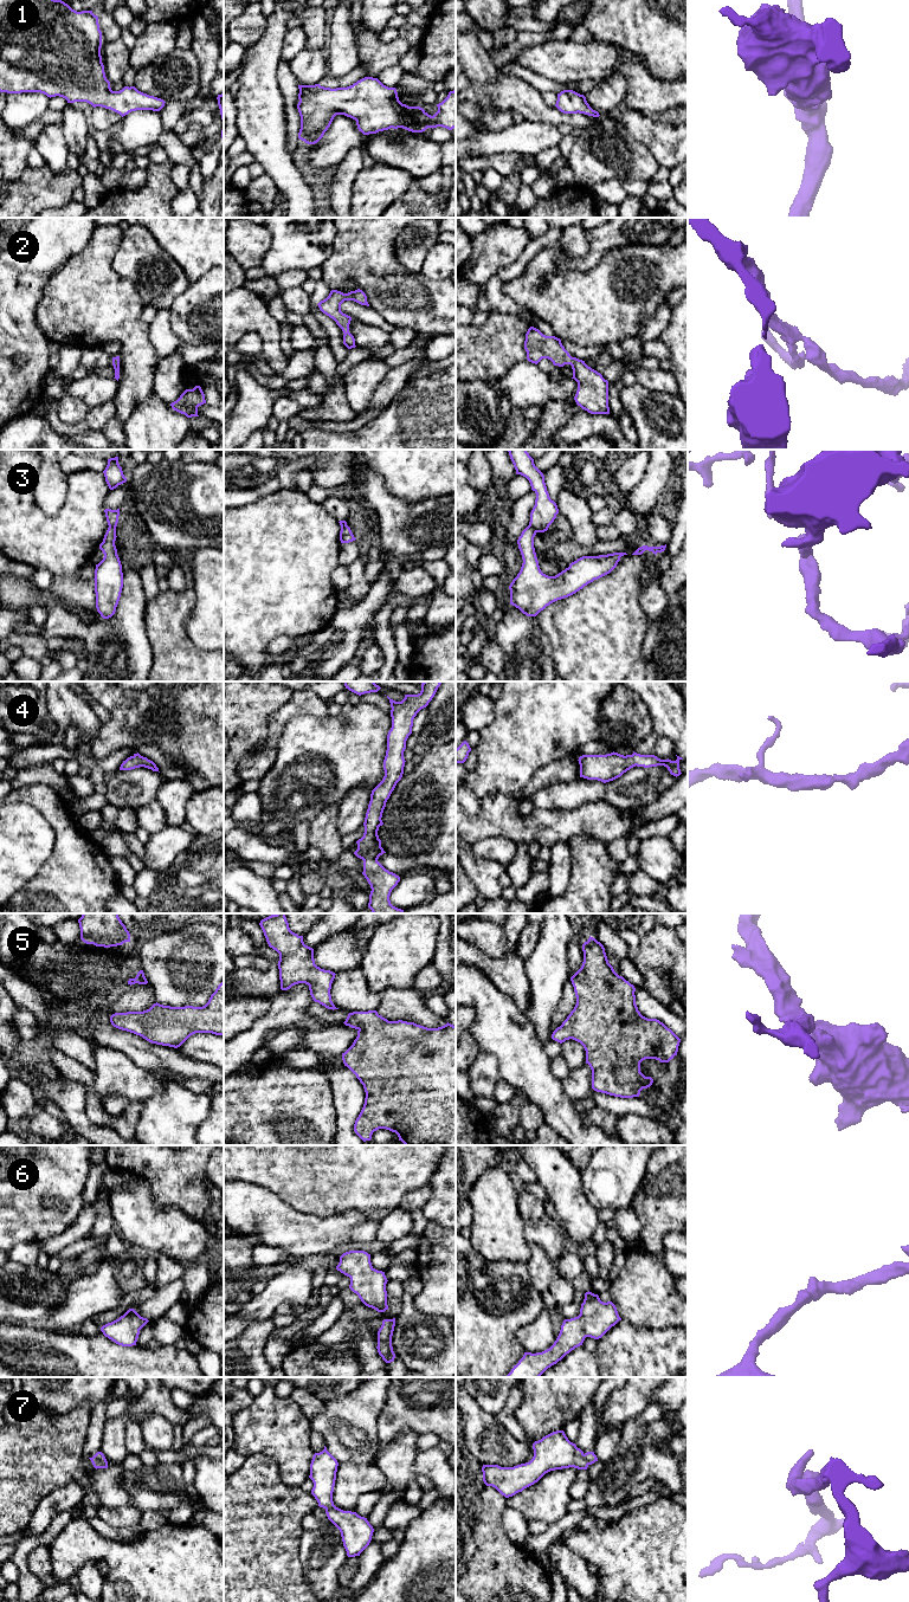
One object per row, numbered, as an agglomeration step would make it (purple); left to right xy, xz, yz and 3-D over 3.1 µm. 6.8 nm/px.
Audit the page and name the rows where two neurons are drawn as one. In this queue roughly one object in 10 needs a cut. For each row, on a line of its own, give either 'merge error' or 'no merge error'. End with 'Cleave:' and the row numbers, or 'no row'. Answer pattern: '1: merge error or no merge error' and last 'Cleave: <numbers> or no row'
1: no merge error
2: no merge error
3: merge error
4: no merge error
5: no merge error
6: no merge error
7: no merge error
Cleave: 3

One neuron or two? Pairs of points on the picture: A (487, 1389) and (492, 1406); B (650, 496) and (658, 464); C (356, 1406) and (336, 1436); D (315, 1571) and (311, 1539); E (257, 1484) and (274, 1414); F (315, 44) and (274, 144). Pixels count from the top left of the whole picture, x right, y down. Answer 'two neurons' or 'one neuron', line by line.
A: one neuron
B: one neuron
C: one neuron
D: one neuron
E: two neurons
F: two neurons

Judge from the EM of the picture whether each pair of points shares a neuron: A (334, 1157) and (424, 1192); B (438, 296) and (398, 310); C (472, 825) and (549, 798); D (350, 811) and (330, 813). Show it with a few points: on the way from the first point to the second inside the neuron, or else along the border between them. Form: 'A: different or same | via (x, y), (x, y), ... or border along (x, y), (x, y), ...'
A: different | border along (429, 1183), (410, 1189), (403, 1196), (399, 1206)
B: same | via (429, 303), (407, 303)
C: different | border along (535, 807), (562, 811)
D: different | border along (337, 805), (335, 826), (340, 837)

